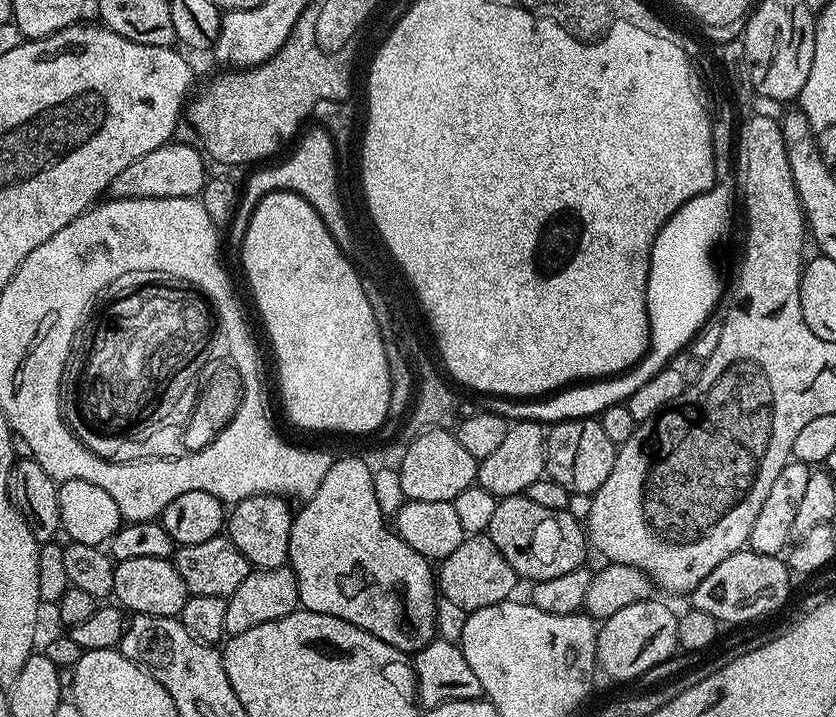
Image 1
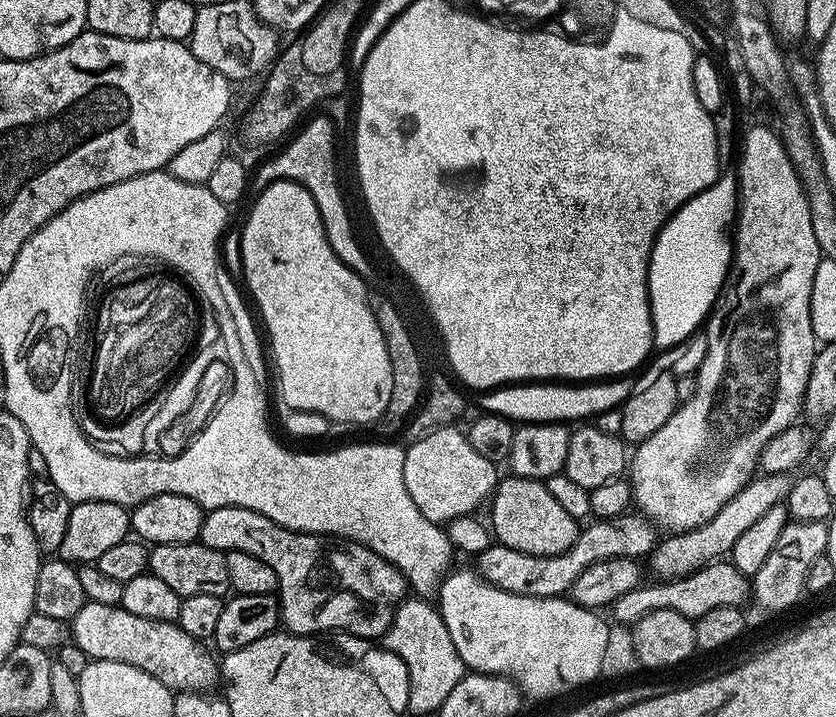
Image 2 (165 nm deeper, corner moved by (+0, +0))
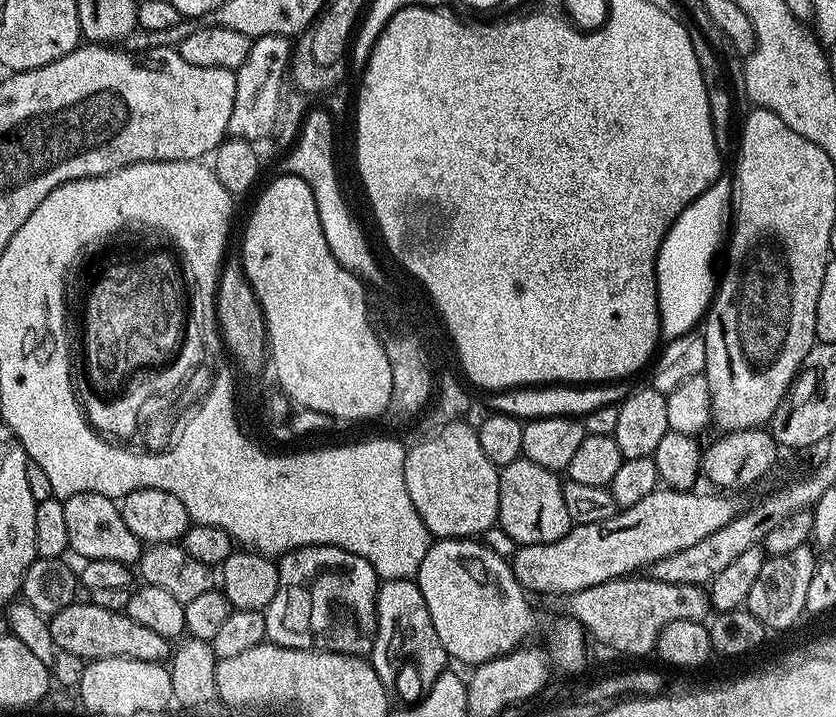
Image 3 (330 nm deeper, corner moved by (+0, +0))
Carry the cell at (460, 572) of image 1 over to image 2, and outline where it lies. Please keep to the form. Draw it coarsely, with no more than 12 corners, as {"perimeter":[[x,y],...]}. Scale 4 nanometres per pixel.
{"perimeter":[[643,519],[596,520],[535,556],[492,542],[474,572],[500,592],[563,597],[598,560],[647,557]]}

